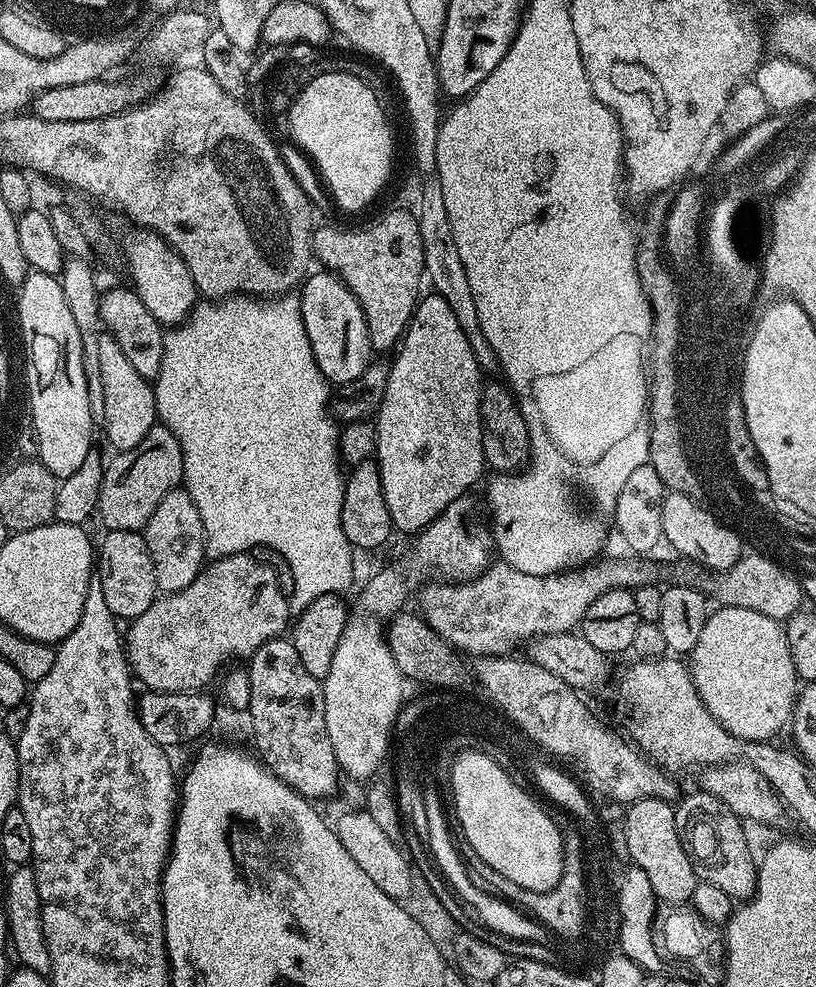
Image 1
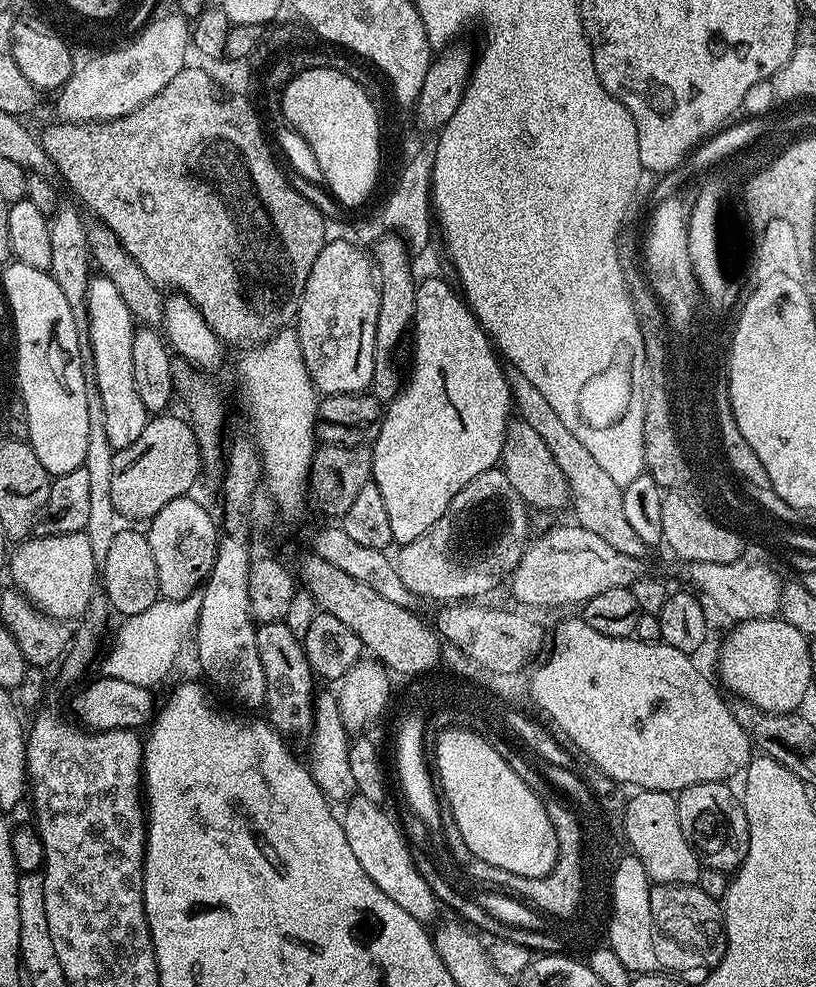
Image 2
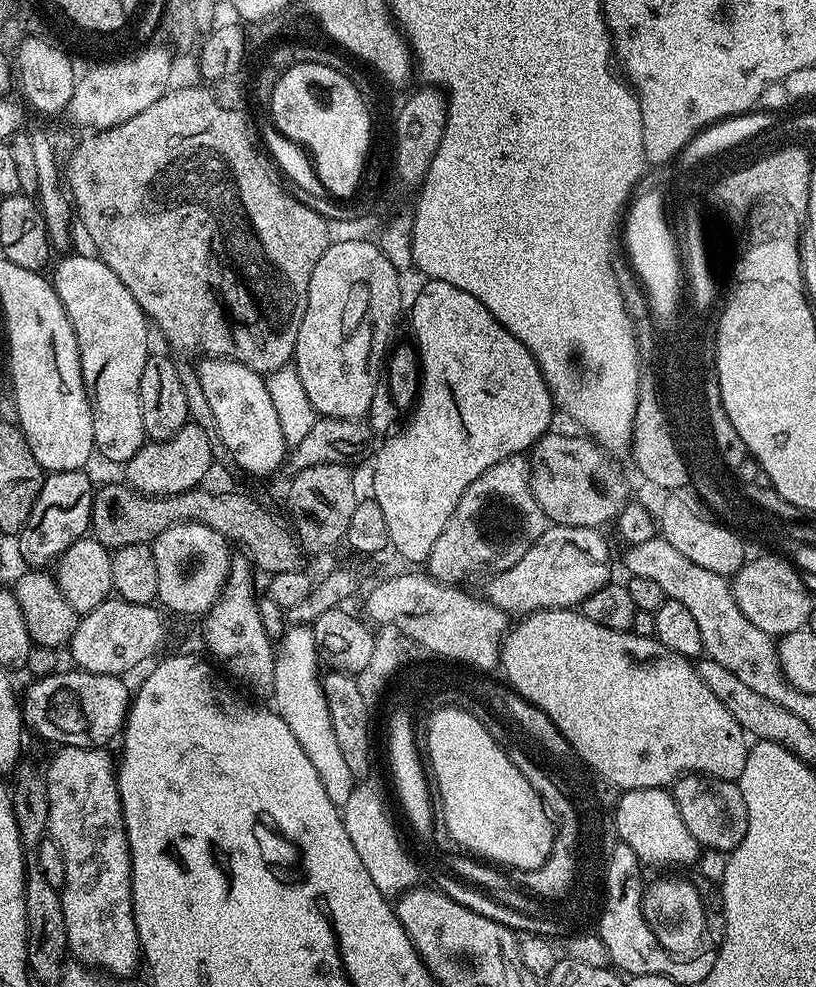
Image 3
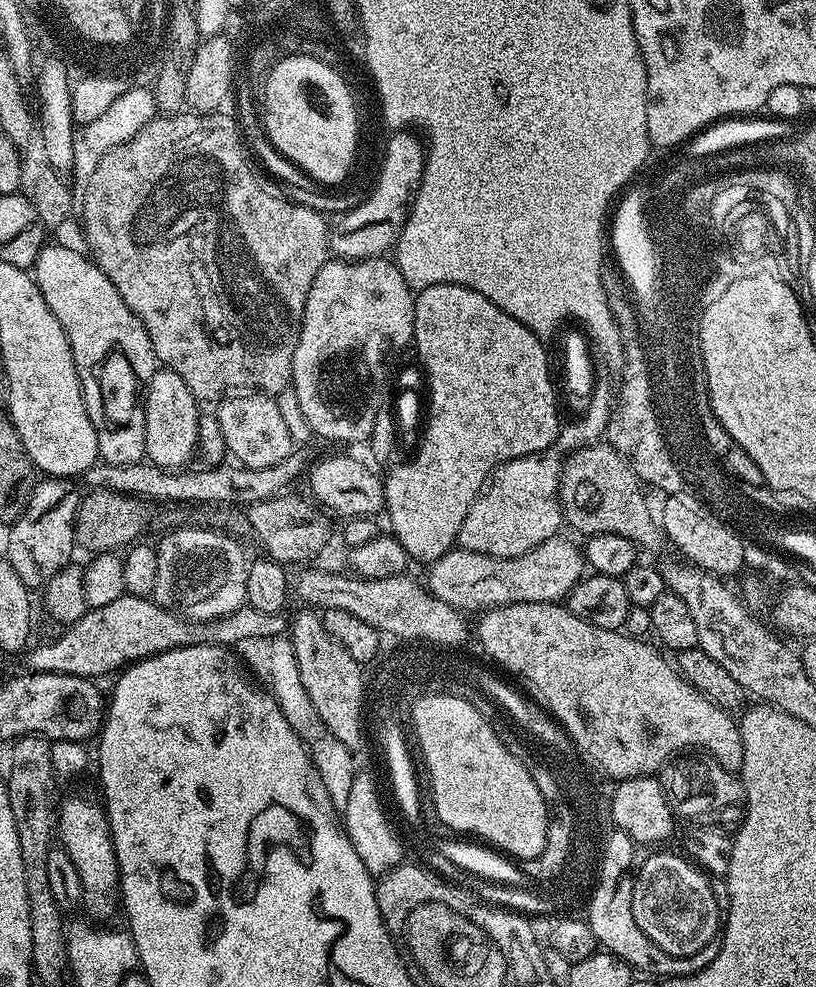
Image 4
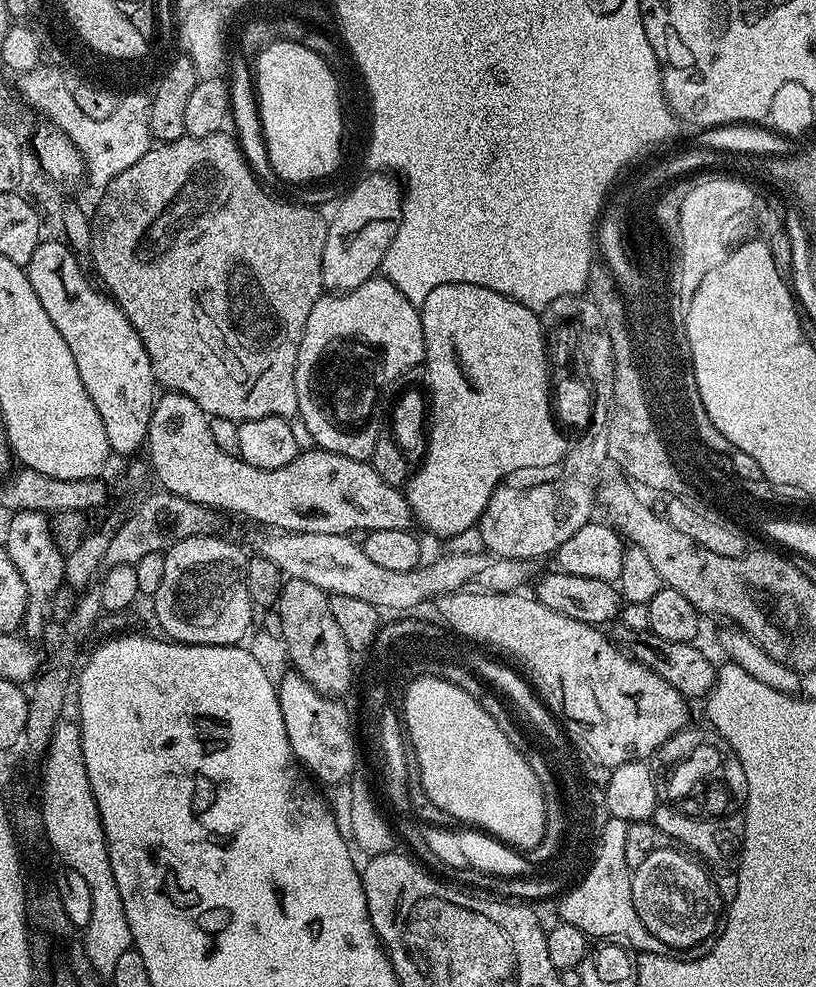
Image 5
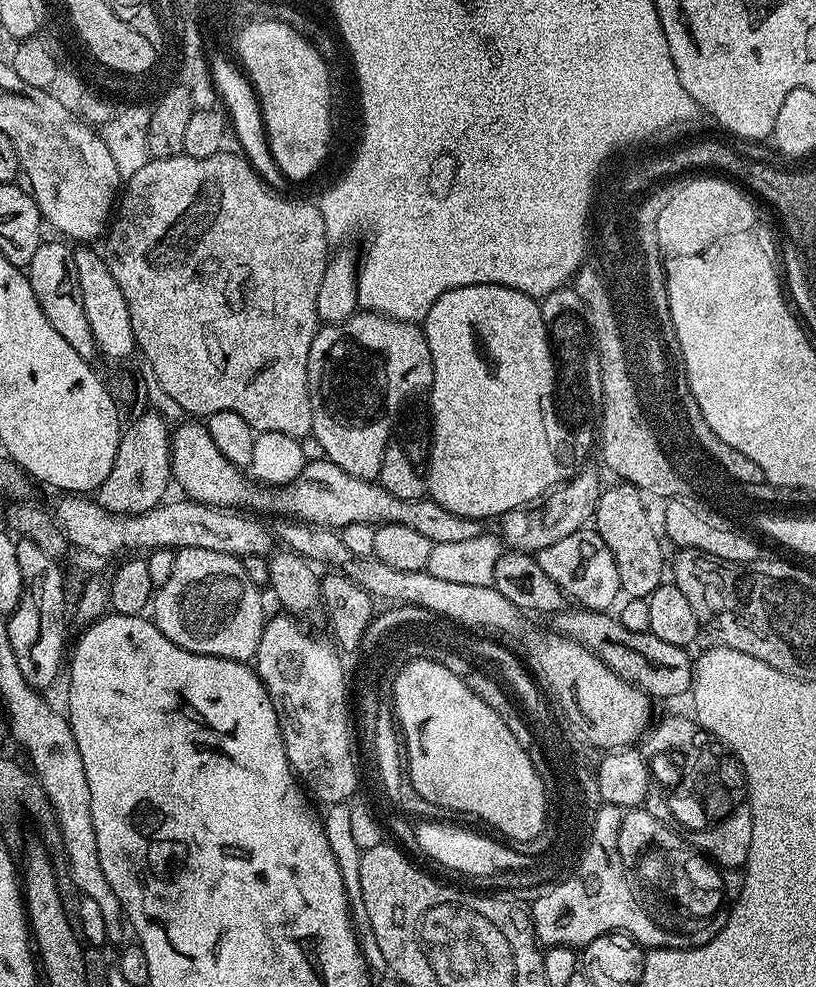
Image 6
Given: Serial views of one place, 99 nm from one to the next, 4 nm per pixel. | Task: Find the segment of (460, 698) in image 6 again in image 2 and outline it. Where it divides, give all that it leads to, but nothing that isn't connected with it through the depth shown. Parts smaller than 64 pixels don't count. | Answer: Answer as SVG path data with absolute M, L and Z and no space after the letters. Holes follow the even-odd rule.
M445 727L436 737L435 751L435 771L438 773L438 784L447 811L454 818L468 849L482 858L482 862L490 862L494 870L518 874L522 878L542 878L550 874L558 858L558 838L542 802L534 790L522 782L520 772L512 769L506 759L498 754L498 750L490 746L490 742L478 733L462 727Z

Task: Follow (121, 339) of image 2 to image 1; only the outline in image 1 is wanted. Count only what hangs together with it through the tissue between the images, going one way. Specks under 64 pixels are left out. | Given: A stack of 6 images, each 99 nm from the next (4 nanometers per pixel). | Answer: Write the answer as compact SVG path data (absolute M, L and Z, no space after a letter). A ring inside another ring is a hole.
M101 335L99 341L99 371L102 373L103 405L105 418L102 425L104 436L113 444L116 452L134 450L146 434L158 423L156 414L156 390L144 377L134 370L134 365L122 354L122 346L110 335Z

